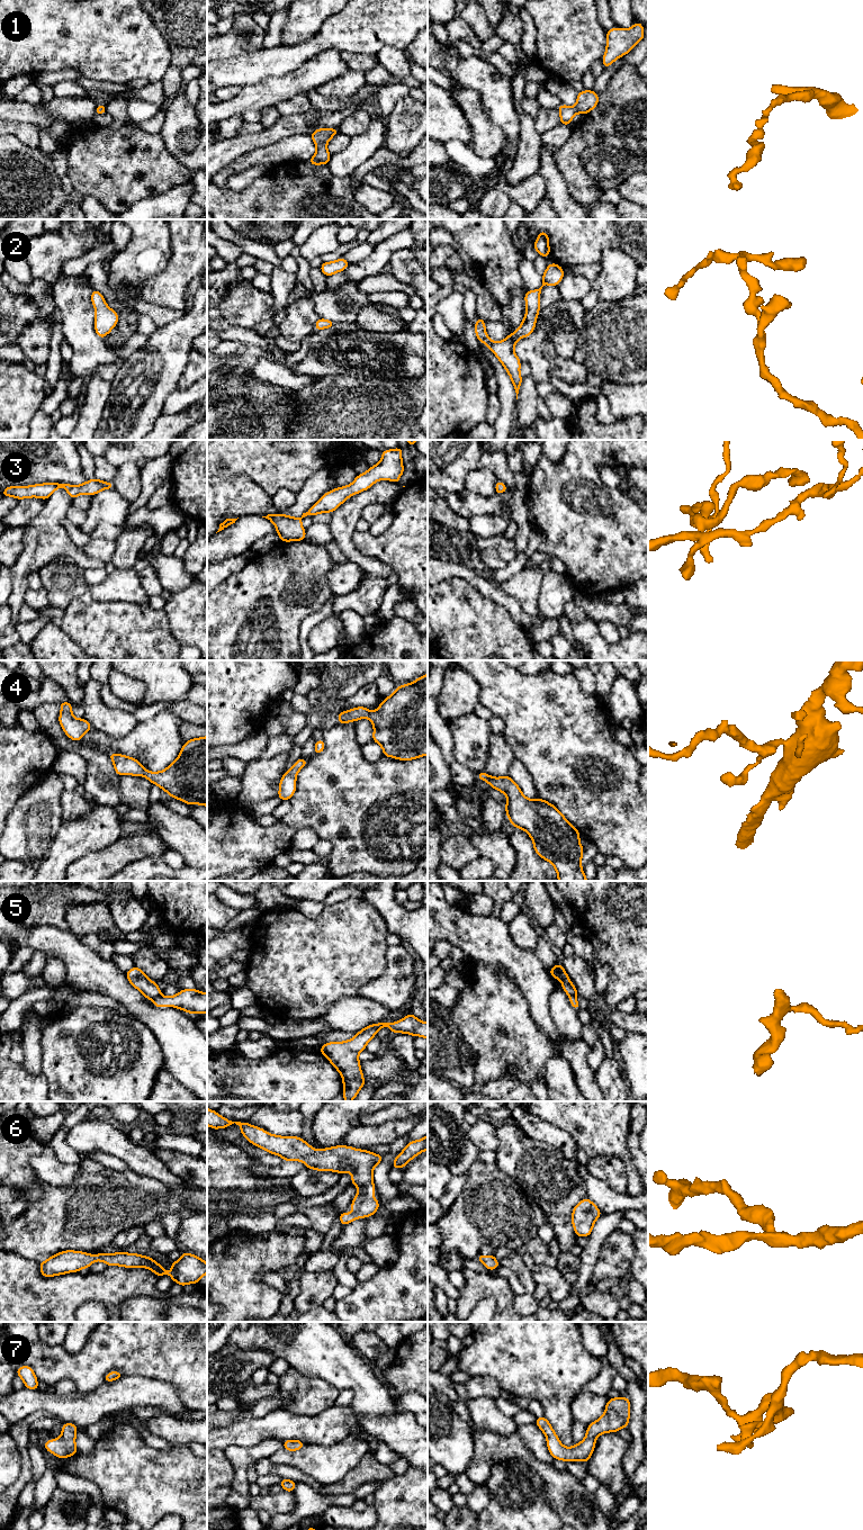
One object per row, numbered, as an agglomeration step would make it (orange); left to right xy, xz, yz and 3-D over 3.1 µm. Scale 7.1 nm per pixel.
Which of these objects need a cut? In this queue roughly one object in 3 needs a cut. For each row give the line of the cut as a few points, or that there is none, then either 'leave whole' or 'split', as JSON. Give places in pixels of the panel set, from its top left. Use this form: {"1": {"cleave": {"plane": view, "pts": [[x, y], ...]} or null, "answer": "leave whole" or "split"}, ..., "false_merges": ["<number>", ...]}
{"1": {"cleave": null, "answer": "leave whole"}, "2": {"cleave": null, "answer": "leave whole"}, "3": {"cleave": null, "answer": "leave whole"}, "4": {"cleave": null, "answer": "leave whole"}, "5": {"cleave": {"plane": "xy", "pts": [[160, 995], [153, 1000]]}, "answer": "split"}, "6": {"cleave": null, "answer": "leave whole"}, "7": {"cleave": null, "answer": "leave whole"}, "false_merges": ["5"]}

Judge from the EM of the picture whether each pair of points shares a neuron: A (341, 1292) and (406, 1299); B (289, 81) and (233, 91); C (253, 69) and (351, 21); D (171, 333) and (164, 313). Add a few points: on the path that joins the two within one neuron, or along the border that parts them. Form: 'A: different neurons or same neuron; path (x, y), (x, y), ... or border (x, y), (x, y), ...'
A: different neurons; border (352, 1288), (336, 1301)
B: different neurons; border (241, 88), (235, 96), (221, 101)
C: same neuron; path (278, 61), (309, 50), (326, 38)
D: different neurons; border (185, 314), (158, 326)

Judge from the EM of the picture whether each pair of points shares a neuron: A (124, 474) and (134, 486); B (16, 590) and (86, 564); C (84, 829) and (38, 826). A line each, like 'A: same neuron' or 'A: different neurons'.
A: same neuron
B: same neuron
C: different neurons

